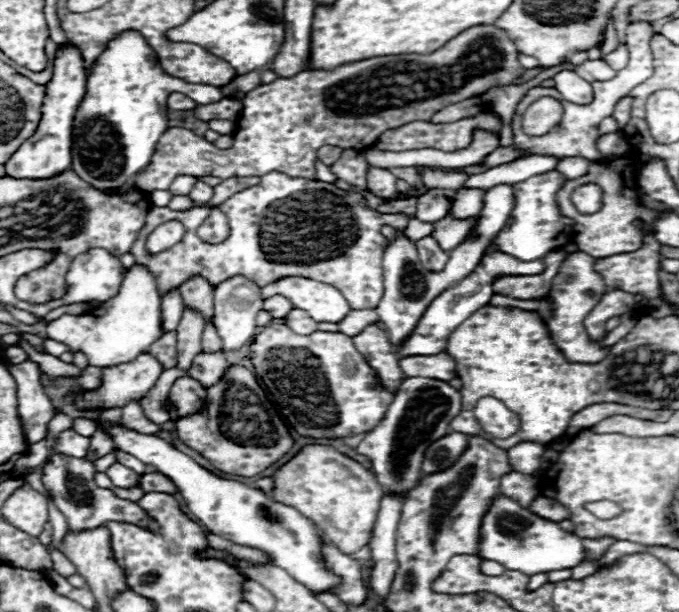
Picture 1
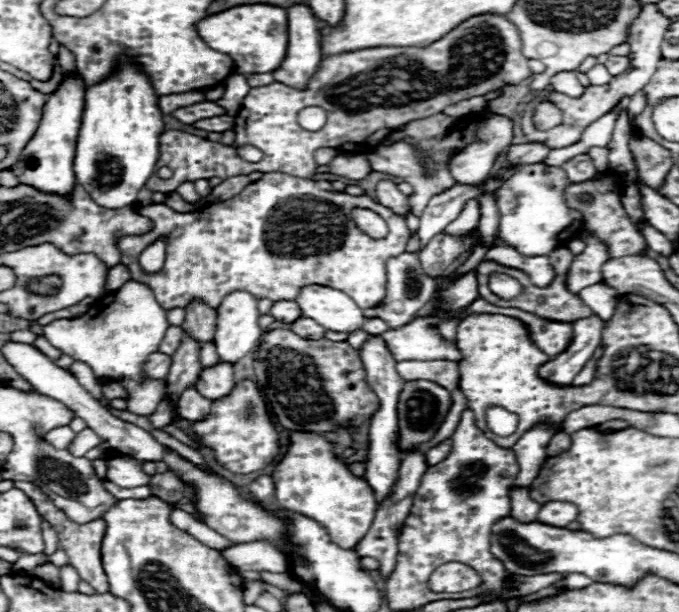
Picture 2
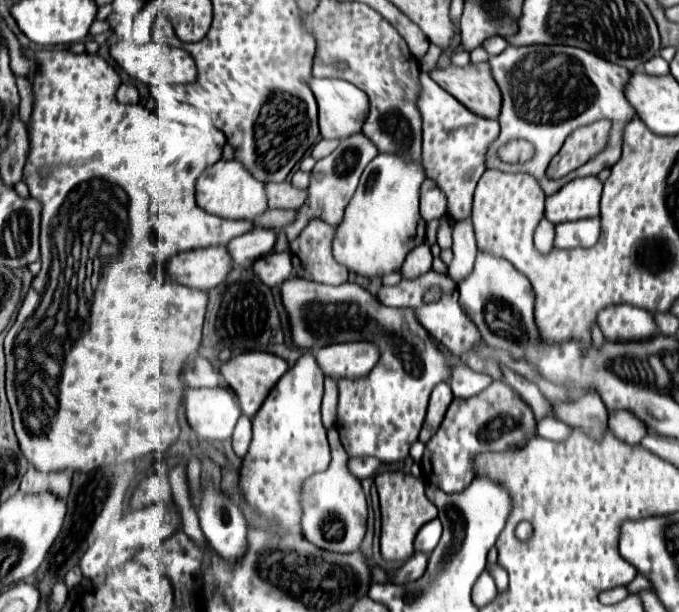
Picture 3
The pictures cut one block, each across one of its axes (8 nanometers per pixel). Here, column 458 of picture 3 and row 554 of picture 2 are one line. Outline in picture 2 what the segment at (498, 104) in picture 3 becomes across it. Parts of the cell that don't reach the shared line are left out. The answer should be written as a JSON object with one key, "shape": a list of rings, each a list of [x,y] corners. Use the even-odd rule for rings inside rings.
{"shape":[[[14,482],[14,486],[20,488],[20,490],[24,490],[24,492],[30,496],[30,500],[36,504],[36,510],[40,512],[40,516],[54,526],[54,530],[58,532],[58,544],[60,544],[60,548],[68,554],[68,560],[70,560],[70,564],[78,570],[80,578],[86,580],[88,584],[92,584],[92,588],[94,588],[98,594],[108,592],[108,590],[110,590],[110,584],[108,584],[108,576],[106,576],[104,566],[102,566],[102,552],[100,552],[102,540],[104,540],[104,532],[106,532],[104,520],[100,518],[100,520],[92,520],[92,522],[88,522],[88,524],[72,524],[72,522],[64,516],[64,512],[60,512],[60,510],[52,504],[52,500],[50,500],[36,484],[32,484],[32,482]]]}

